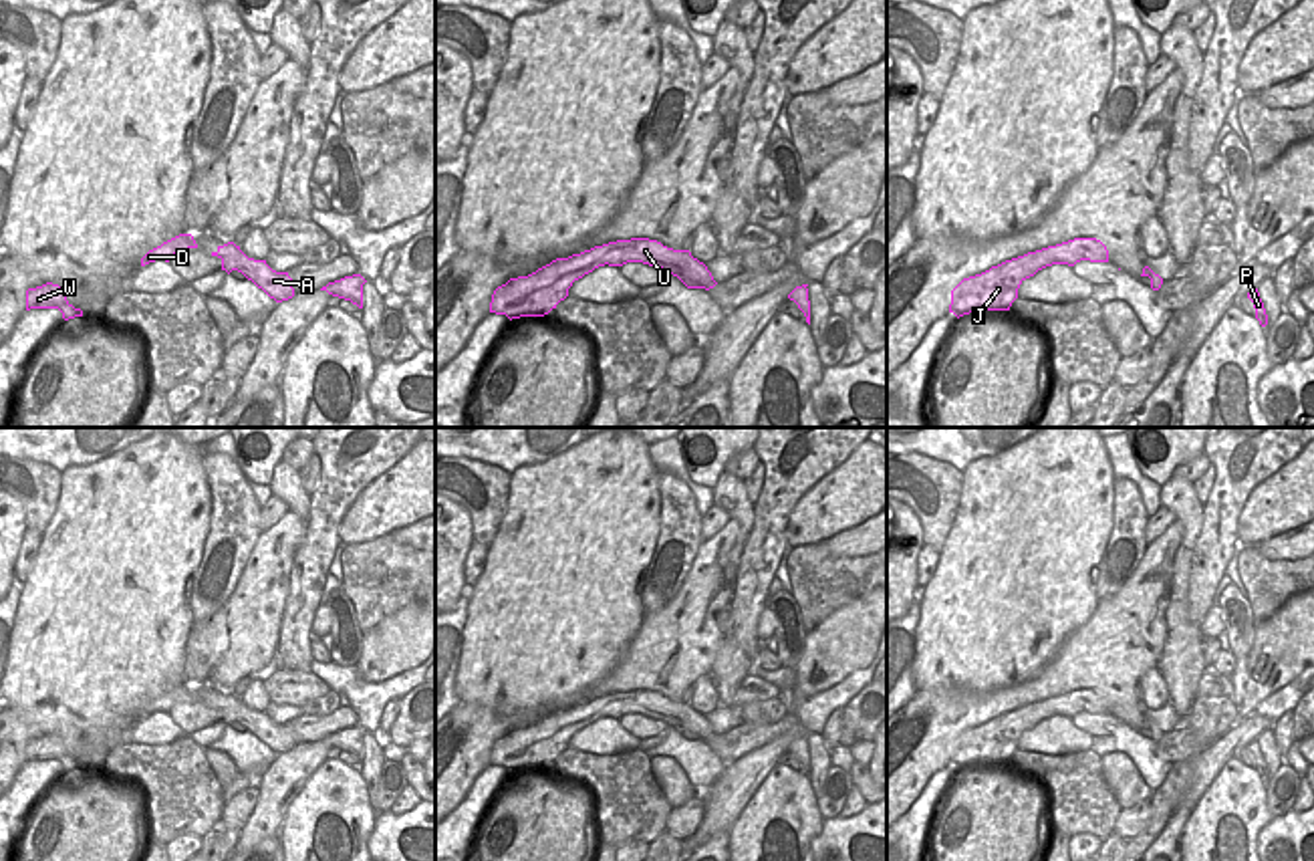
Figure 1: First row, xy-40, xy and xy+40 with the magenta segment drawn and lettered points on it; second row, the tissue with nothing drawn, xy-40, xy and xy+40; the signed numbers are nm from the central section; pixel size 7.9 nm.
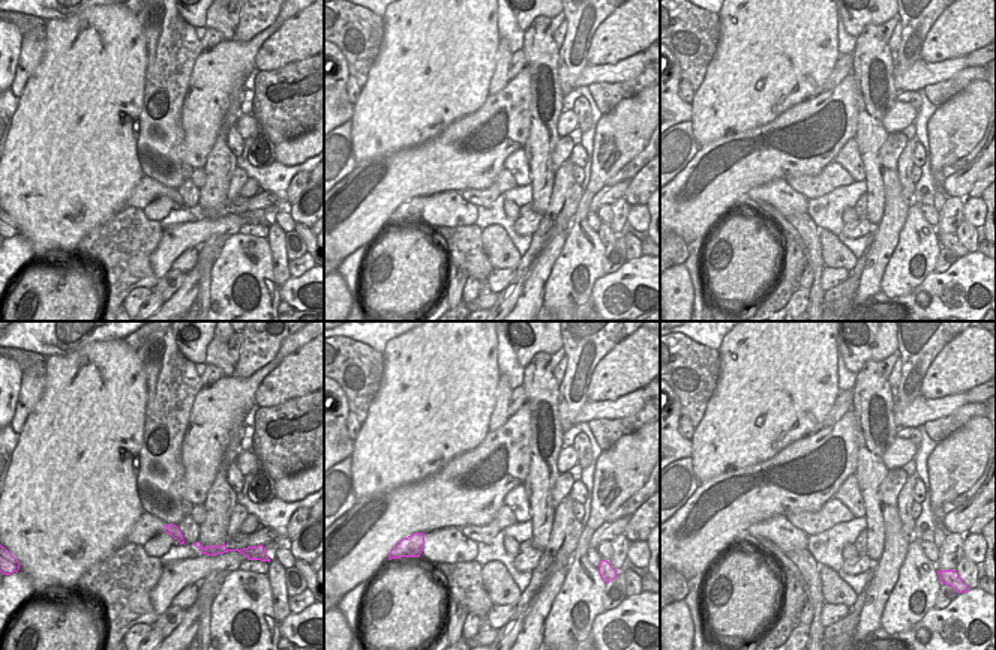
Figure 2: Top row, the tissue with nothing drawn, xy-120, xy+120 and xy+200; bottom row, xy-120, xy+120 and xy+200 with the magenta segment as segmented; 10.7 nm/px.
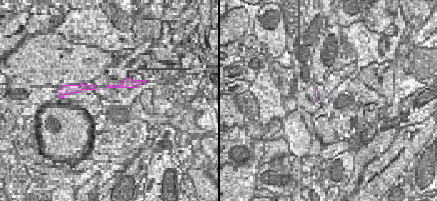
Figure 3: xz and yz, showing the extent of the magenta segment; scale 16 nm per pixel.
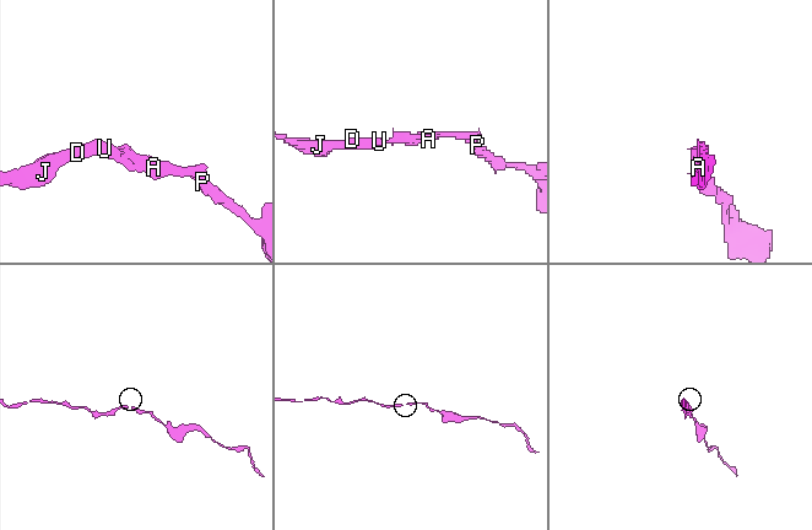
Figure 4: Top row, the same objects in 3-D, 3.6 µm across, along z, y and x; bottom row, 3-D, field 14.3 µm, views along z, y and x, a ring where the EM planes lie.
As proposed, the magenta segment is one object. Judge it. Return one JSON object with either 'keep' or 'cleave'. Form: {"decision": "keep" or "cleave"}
{"decision": "keep"}

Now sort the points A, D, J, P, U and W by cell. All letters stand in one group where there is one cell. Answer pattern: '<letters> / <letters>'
A D J P U W

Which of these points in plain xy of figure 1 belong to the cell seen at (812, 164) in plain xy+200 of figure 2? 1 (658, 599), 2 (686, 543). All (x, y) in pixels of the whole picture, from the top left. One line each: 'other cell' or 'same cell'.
1: other cell
2: other cell

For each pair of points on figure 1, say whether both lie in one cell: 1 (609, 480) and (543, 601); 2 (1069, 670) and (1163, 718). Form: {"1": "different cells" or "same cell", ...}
{"1": "same cell", "2": "different cells"}

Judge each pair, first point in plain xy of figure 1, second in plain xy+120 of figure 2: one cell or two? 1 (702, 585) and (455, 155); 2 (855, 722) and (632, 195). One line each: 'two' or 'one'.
1: one
2: one

